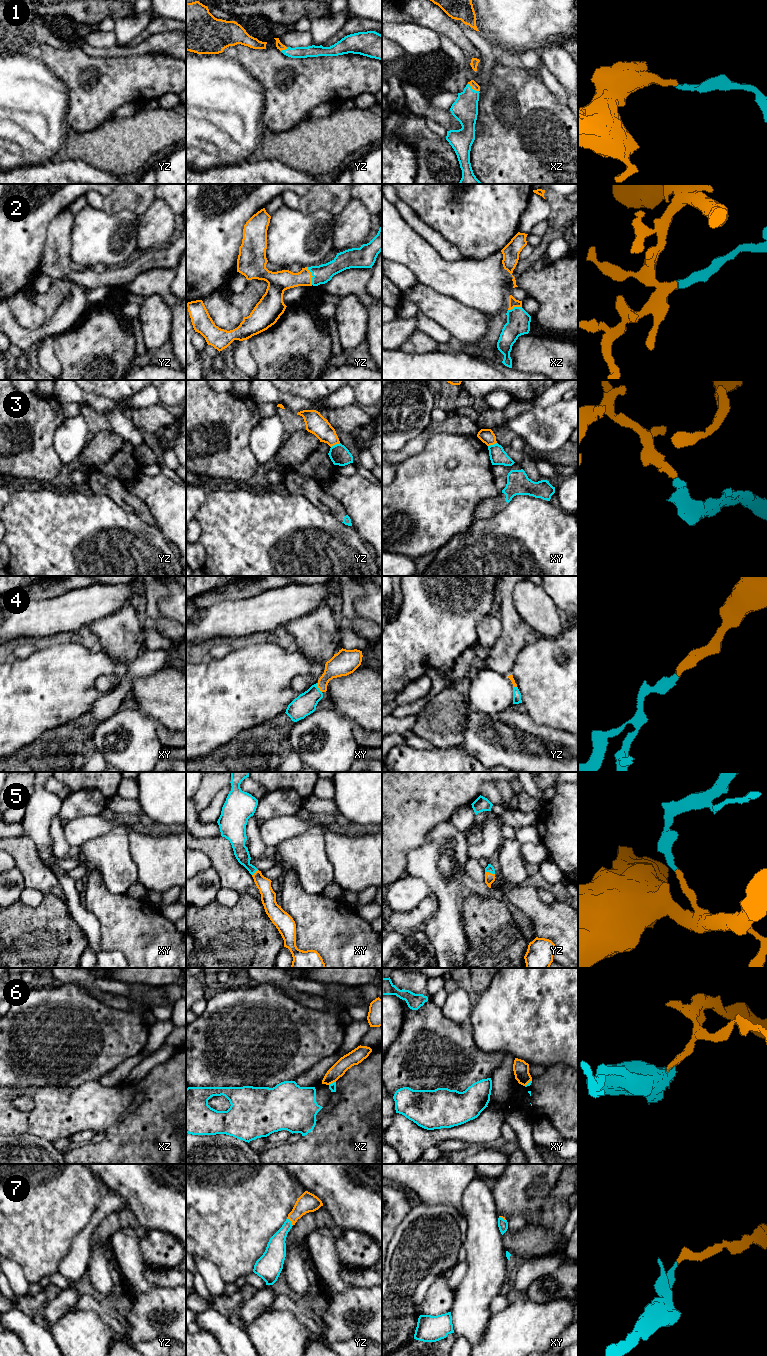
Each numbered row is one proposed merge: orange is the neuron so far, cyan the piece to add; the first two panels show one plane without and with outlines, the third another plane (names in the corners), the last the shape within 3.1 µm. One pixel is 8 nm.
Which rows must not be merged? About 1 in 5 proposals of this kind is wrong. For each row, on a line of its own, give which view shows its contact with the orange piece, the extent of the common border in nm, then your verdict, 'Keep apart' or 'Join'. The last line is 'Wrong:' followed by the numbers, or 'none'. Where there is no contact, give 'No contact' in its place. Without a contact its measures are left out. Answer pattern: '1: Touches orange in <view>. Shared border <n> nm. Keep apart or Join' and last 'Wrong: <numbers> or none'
1: Touches orange in xz. Shared border 110 nm. Join
2: Touches orange in yz. Shared border 150 nm. Join
3: Touches orange in yz. Shared border 80 nm. Keep apart
4: Touches orange in xy. Shared border 90 nm. Join
5: Touches orange in yz. Shared border 80 nm. Join
6: Touches orange in xz. Shared border 70 nm. Keep apart
7: Touches orange in yz. Shared border 80 nm. Join
Wrong: 3, 6

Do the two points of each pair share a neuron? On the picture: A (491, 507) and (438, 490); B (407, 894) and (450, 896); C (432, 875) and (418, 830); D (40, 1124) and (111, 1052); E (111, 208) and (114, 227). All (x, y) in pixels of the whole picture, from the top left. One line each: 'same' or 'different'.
A: different
B: different
C: different
D: different
E: different

